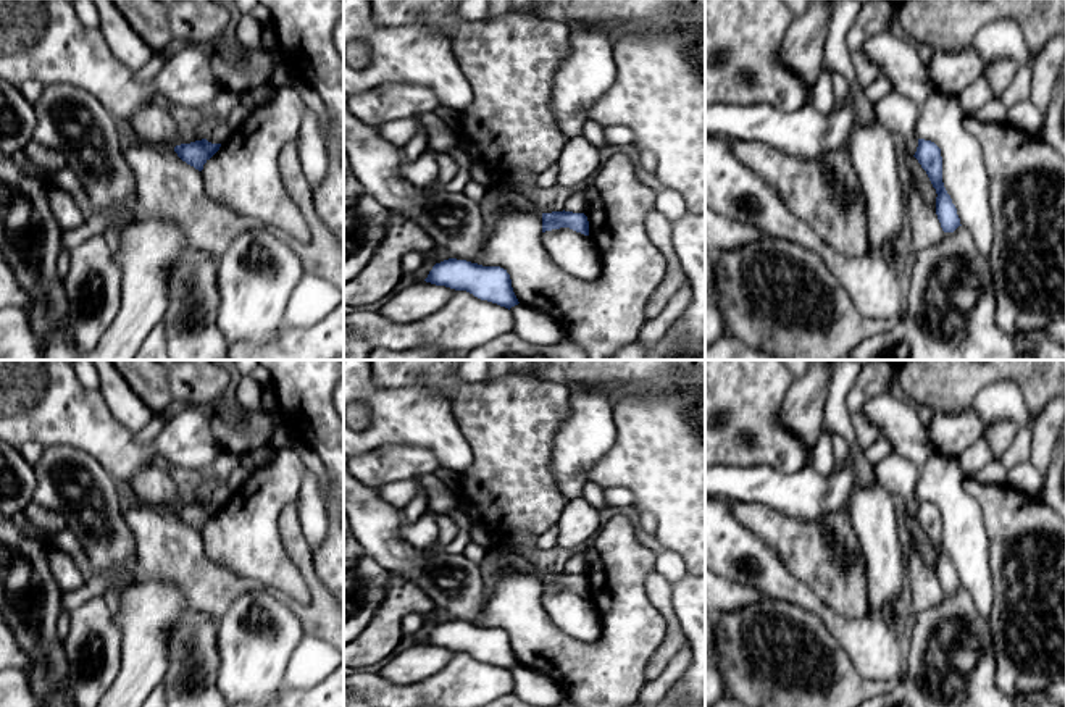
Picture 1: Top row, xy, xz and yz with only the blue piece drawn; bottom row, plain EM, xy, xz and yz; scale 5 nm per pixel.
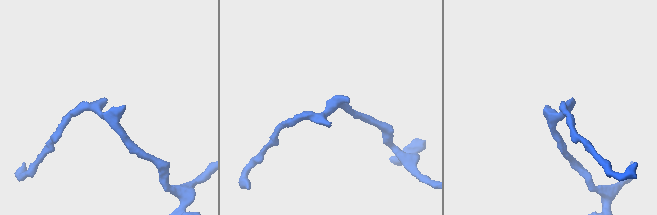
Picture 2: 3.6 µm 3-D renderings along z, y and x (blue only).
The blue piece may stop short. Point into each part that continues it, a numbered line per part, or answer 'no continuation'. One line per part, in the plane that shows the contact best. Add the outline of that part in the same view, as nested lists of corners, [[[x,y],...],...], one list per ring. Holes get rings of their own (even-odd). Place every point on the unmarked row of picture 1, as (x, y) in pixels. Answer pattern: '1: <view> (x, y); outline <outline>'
no continuation

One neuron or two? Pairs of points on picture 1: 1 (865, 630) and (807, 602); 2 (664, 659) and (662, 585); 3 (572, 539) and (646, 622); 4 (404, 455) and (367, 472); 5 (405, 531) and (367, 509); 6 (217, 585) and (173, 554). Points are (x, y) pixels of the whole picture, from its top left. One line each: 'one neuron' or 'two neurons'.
1: one neuron
2: one neuron
3: two neurons
4: one neuron
5: two neurons
6: one neuron

